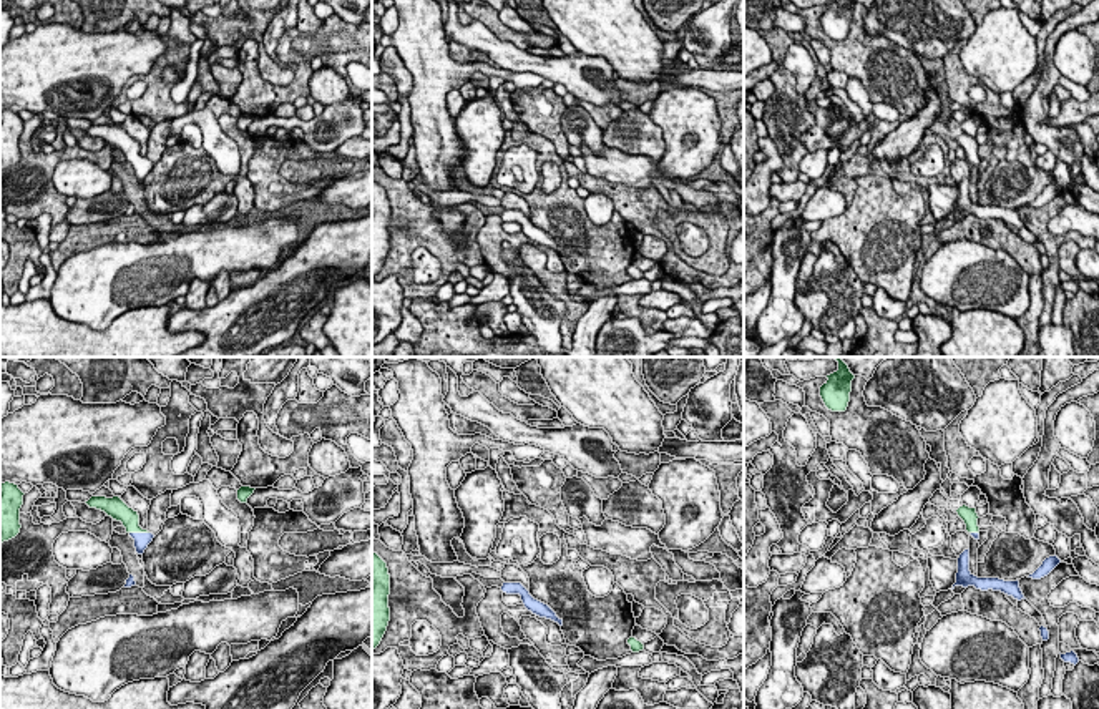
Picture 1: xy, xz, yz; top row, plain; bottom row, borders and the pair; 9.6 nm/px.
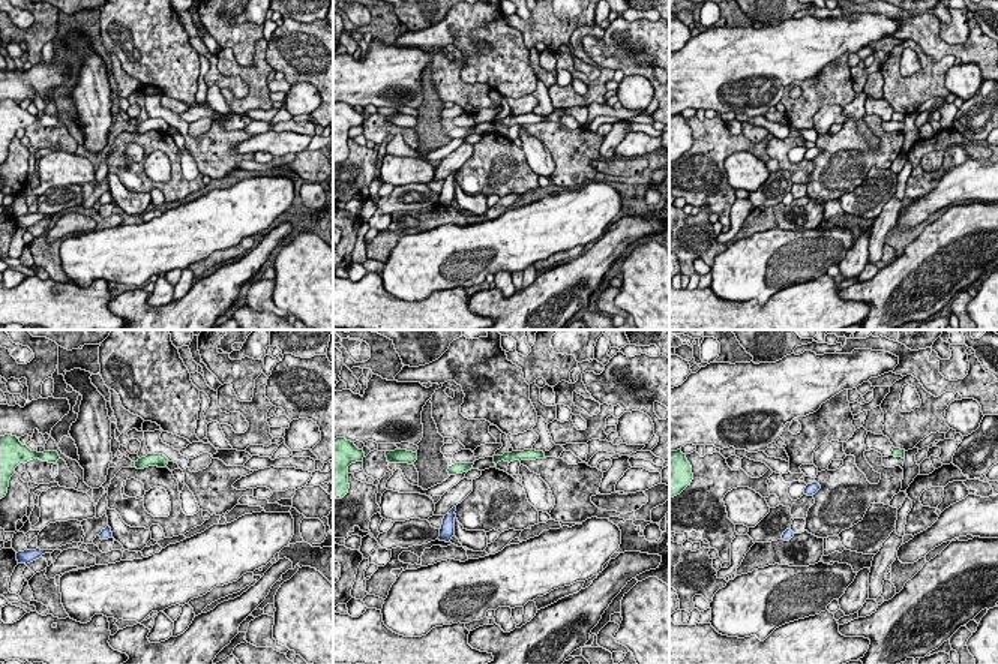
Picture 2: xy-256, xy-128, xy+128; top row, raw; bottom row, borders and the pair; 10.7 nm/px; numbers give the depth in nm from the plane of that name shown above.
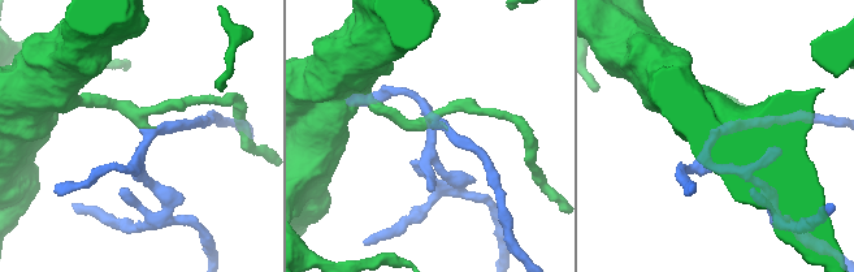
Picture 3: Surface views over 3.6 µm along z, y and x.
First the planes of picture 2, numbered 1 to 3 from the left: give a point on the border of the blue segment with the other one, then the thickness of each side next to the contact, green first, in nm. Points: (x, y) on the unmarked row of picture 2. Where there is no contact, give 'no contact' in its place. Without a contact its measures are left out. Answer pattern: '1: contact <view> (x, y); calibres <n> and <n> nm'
1: no contact
2: no contact
3: no contact

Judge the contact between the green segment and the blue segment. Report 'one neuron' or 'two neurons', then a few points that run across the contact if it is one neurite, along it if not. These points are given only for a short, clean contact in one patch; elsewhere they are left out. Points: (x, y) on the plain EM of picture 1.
one neuron

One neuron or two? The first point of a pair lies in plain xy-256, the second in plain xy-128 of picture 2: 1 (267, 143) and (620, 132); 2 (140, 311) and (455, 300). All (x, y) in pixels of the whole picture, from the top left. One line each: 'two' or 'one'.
1: two
2: two

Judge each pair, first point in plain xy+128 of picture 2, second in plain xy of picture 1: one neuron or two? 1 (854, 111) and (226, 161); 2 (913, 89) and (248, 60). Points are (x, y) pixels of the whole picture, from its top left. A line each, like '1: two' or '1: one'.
1: one
2: one

